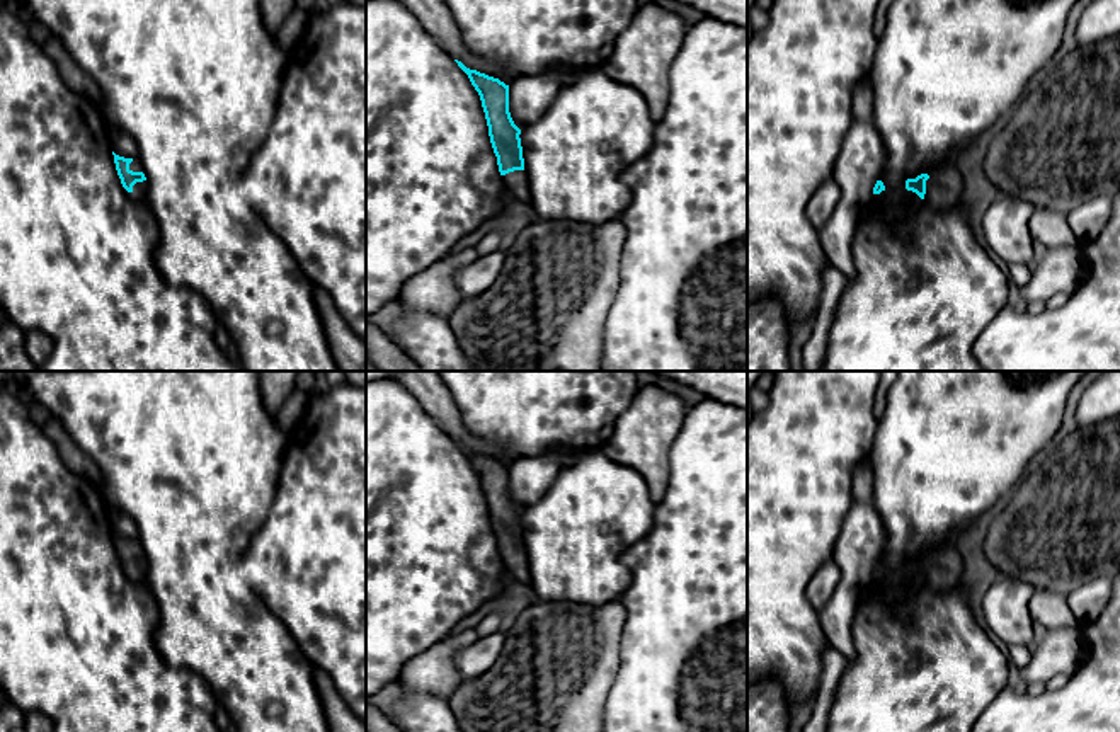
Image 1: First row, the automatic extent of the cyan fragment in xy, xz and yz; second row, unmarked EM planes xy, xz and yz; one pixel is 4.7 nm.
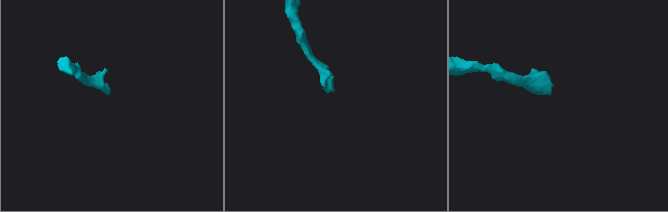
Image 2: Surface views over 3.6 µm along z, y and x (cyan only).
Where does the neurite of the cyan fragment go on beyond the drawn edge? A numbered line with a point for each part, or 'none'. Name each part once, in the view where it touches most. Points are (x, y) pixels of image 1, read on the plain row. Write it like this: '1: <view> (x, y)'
1: xy (140, 572)

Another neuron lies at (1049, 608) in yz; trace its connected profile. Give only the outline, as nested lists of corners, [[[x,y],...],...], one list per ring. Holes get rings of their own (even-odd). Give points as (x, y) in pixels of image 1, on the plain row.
[[[1035,589],[1028,601],[1028,611],[1033,623],[1042,625],[1047,632],[1079,625],[1069,608],[1067,594],[1054,589]]]

